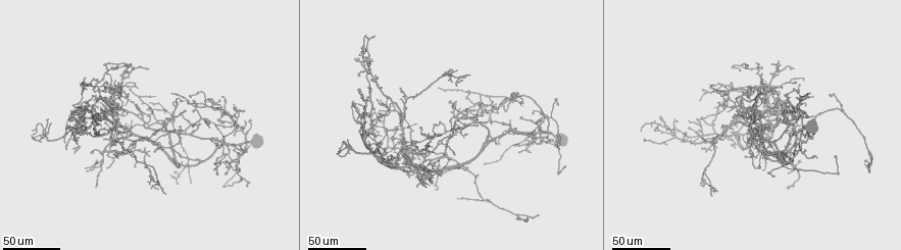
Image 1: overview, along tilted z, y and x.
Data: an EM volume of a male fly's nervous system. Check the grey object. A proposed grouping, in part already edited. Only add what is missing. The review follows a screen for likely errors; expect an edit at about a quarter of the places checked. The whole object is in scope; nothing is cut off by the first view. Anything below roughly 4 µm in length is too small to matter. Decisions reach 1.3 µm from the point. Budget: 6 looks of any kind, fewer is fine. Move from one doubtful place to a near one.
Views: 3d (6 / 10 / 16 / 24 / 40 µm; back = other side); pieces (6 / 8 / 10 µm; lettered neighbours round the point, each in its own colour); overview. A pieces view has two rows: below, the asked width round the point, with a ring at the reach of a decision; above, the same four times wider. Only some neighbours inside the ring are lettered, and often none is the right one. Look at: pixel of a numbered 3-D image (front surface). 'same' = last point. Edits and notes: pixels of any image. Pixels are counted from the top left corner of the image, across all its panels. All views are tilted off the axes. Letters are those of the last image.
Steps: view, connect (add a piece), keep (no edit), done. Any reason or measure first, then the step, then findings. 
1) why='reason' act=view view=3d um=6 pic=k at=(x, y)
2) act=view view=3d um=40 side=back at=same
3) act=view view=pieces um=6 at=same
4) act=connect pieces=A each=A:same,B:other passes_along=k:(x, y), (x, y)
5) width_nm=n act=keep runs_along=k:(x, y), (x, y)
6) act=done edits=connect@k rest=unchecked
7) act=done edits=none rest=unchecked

why='branch stops here' act=view view=3d um=40 pic=1 at=(659, 116)

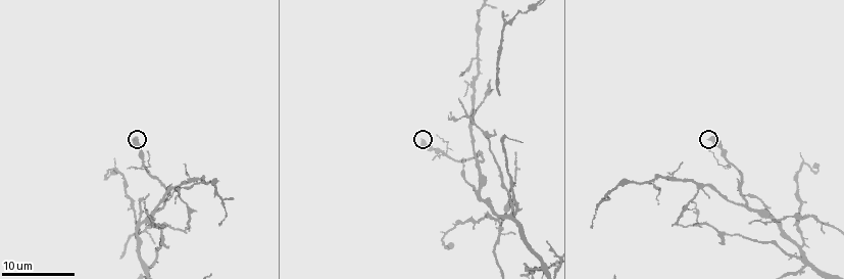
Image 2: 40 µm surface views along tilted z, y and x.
act=view view=pieces um=10 pic=2 at=(421, 142)

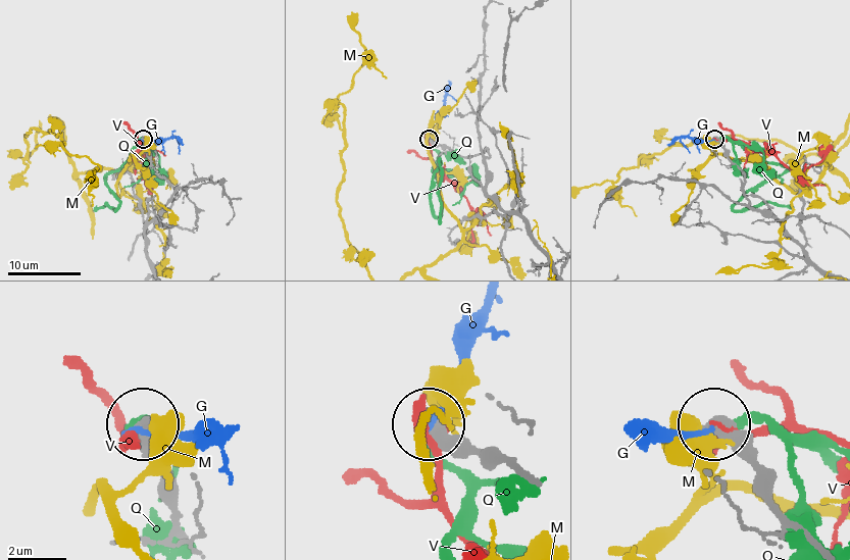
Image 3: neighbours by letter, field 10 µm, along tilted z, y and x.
act=keep each=G:other,M:other,Q:other,V:other found='no lettered piece goes on from it'

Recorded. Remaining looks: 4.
why='branch stops here' act=view view=3d um=24 pic=1 at=(33, 133)

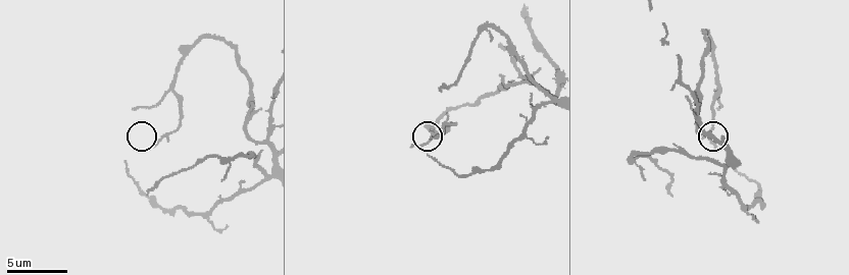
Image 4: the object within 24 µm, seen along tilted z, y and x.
act=view view=pieces um=8 pic=4 at=(715, 151)

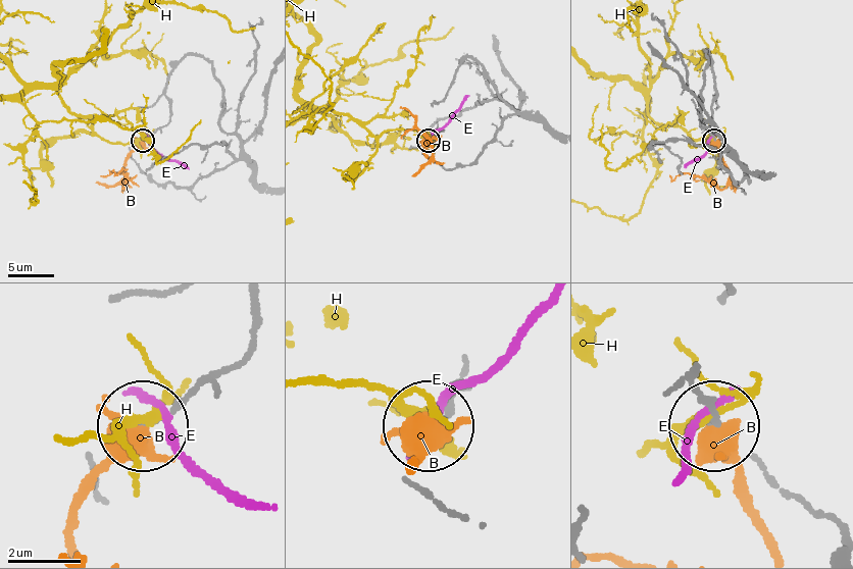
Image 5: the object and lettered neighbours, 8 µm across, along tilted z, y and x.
act=keep each=B:other,E:other,H:other runs_along=5:(250, 306), (242, 352), (144, 422) found='no lettered piece goes on from it'

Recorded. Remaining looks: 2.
why='tapers out' act=view view=3d um=40 pic=1 at=(132, 119)

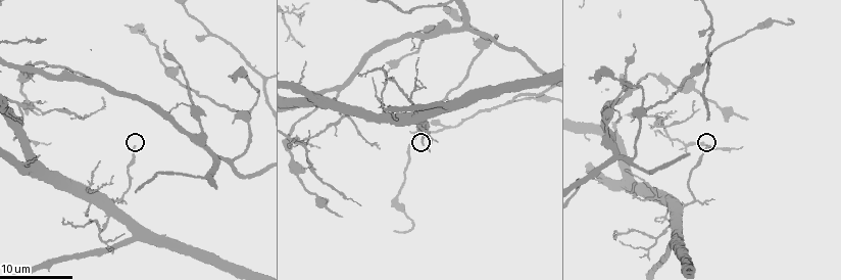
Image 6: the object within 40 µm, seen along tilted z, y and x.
act=view view=pieces um=10 pic=6 at=(708, 146)

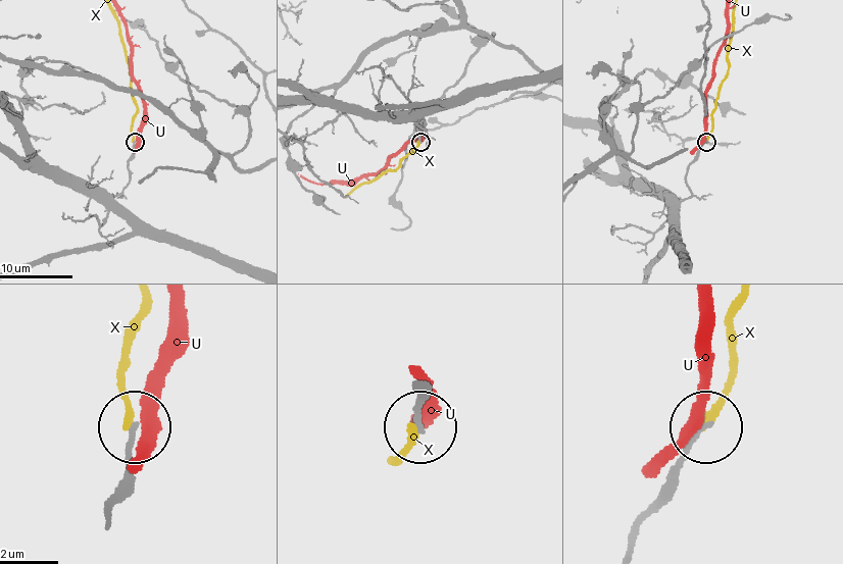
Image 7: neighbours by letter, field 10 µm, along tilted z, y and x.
act=keep each=U:other,X:other runs_along=7:(629, 546), (639, 517), (705, 430) found='no lettered piece goes on from it'

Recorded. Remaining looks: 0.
act=done edits=none rest=unchecked

